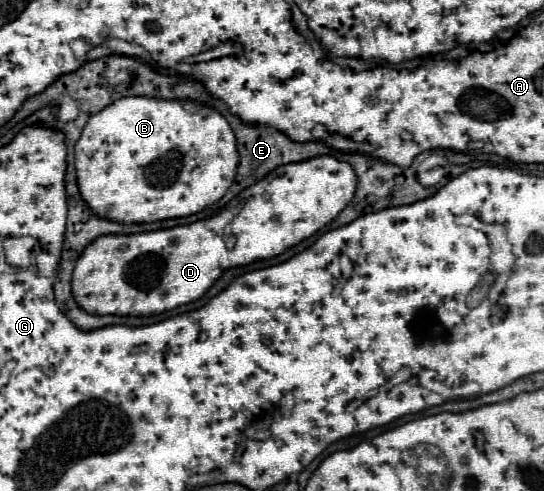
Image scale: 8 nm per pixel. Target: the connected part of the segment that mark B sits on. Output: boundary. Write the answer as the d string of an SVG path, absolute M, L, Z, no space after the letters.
M123 97L121 101L107 105L101 113L95 113L87 121L79 141L75 143L75 173L77 173L77 185L79 185L79 193L81 193L83 201L89 205L89 209L93 209L93 213L97 213L97 217L105 217L105 219L117 221L117 223L153 223L153 221L163 221L163 219L189 217L189 215L195 215L199 211L211 207L213 203L217 203L225 195L225 191L233 183L237 163L239 163L237 141L235 141L235 135L233 135L229 123L215 109L211 109L211 107L207 109L207 107L197 105L193 101L163 101L163 99L149 99L149 97Z

